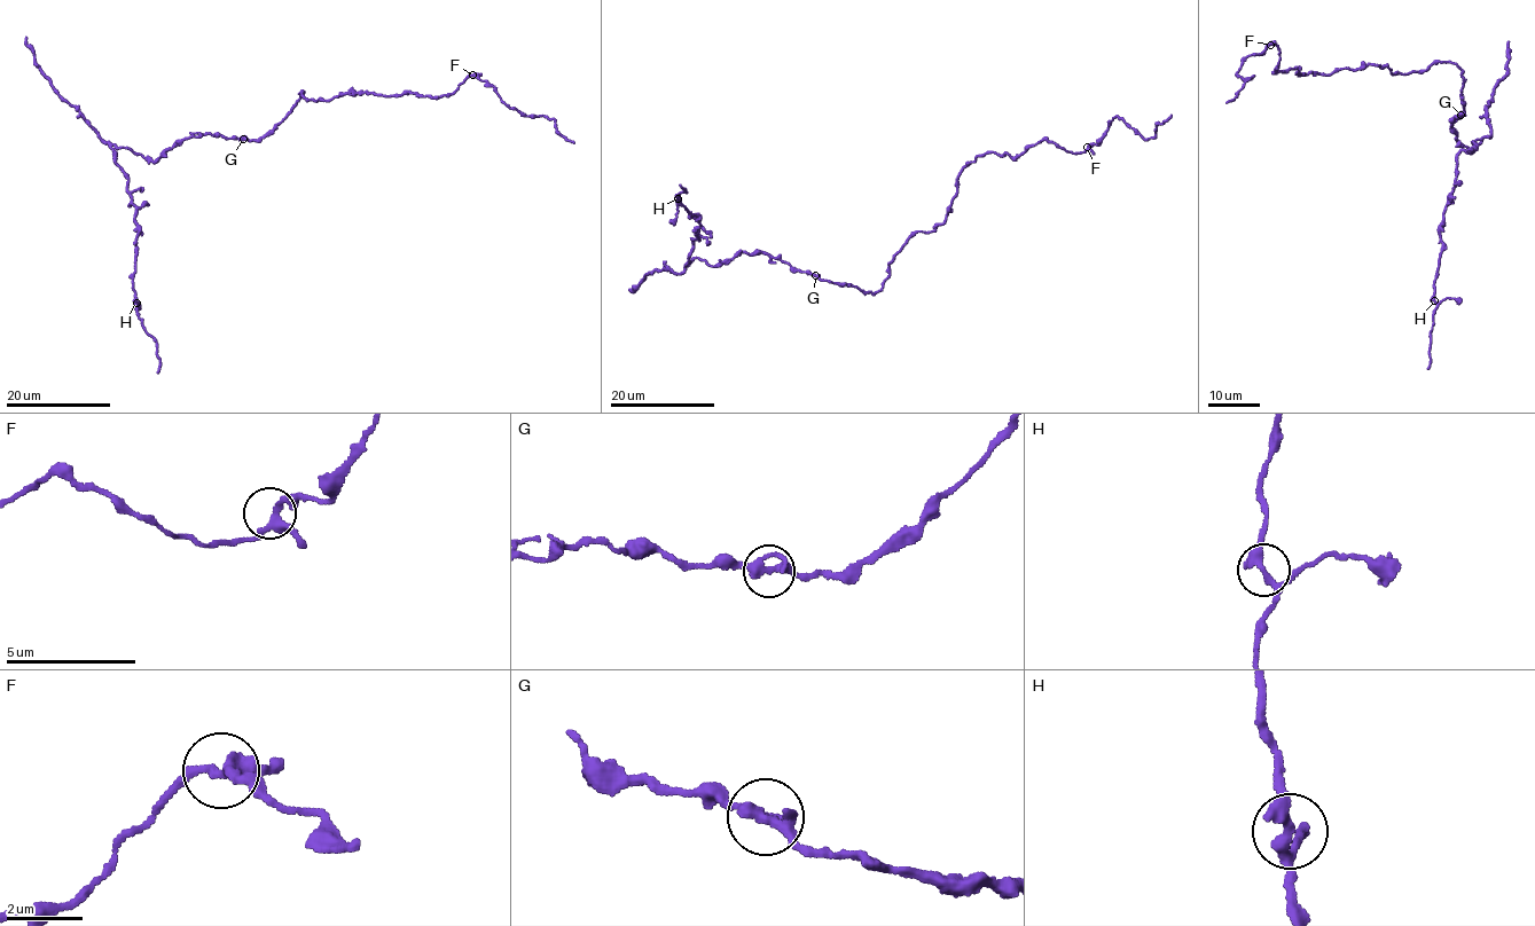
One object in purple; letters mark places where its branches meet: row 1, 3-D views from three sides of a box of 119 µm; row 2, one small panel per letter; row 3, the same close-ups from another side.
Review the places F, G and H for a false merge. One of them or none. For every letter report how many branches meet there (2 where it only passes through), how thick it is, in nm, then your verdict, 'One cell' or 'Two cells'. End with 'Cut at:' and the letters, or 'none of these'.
F: Branches: 3. Thickness 280 nm. One cell
G: Branches: 2. Thickness 340 nm. One cell
H: Branches: 3. Thickness 280 nm. One cell
Cut at: none of these

